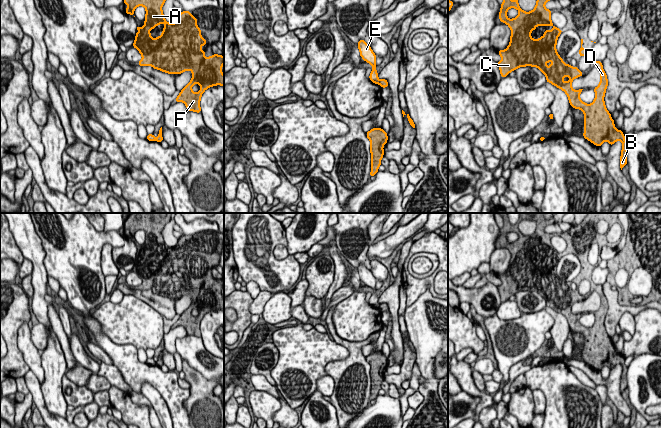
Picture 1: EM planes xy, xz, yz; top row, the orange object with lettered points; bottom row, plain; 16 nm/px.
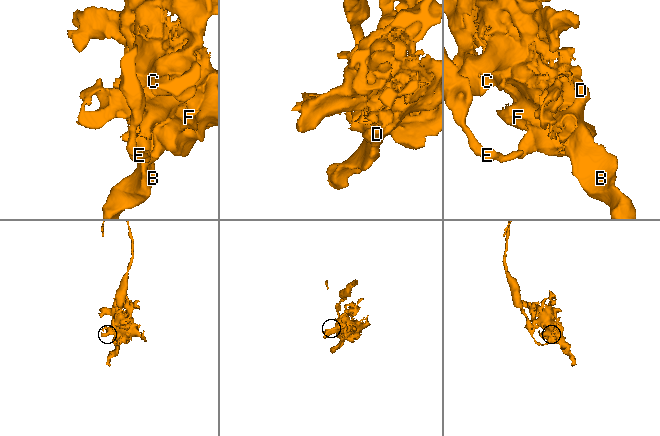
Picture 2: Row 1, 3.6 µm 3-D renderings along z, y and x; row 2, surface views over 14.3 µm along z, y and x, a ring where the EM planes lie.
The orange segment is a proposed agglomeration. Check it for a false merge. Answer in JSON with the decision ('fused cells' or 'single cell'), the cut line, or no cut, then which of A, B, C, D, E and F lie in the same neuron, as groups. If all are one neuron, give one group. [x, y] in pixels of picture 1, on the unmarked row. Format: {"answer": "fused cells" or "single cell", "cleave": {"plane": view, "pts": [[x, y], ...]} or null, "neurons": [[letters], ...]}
{"answer": "fused cells", "cleave": {"plane": "xz", "pts": [[380, 304], [378, 307]]}, "neurons": [["A", "B", "C", "D", "F"], ["E"]]}

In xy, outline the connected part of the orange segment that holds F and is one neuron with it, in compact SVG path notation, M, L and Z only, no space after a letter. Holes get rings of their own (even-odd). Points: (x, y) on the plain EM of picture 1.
M131 213L124 221L125 237L134 240L138 230L146 234L143 251L137 251L133 267L142 279L137 287L139 290L152 290L154 293L168 298L181 298L192 295L191 305L181 314L175 326L183 326L187 335L201 337L200 324L206 313L221 309L224 311L222 289L224 280L214 278L205 281L205 275L200 271L206 269L206 263L201 260L197 243L191 235L183 235L175 247L168 247L164 242L162 230L170 222L171 214L162 218L159 213ZM161 247L165 248L163 256L157 262L151 261L151 254ZM198 307L201 312L198 317L192 315L192 310Z

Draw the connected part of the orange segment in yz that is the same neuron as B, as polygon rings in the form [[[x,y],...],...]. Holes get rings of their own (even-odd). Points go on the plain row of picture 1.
[[[499,213],[503,218],[503,227],[499,236],[500,246],[504,246],[511,253],[510,267],[505,274],[497,277],[502,284],[497,285],[501,302],[519,291],[537,291],[546,300],[546,305],[563,314],[568,320],[570,330],[580,333],[584,337],[583,361],[600,371],[605,365],[610,370],[616,365],[622,366],[620,392],[627,389],[627,370],[622,354],[615,352],[614,344],[608,336],[604,320],[608,310],[607,299],[603,293],[602,285],[594,284],[594,290],[600,296],[600,307],[594,312],[595,323],[591,328],[586,328],[580,323],[583,313],[573,314],[572,305],[583,300],[578,291],[565,288],[563,282],[556,274],[557,263],[563,256],[551,245],[551,234],[545,232],[547,225],[555,223],[554,218],[546,220],[545,213],[538,213],[538,222],[535,232],[530,236],[523,235],[518,224],[512,225],[508,213]],[[515,232],[519,239],[513,243],[507,241],[507,234]],[[537,250],[553,250],[553,254],[544,254],[544,259],[539,263],[531,262],[531,255]]]

